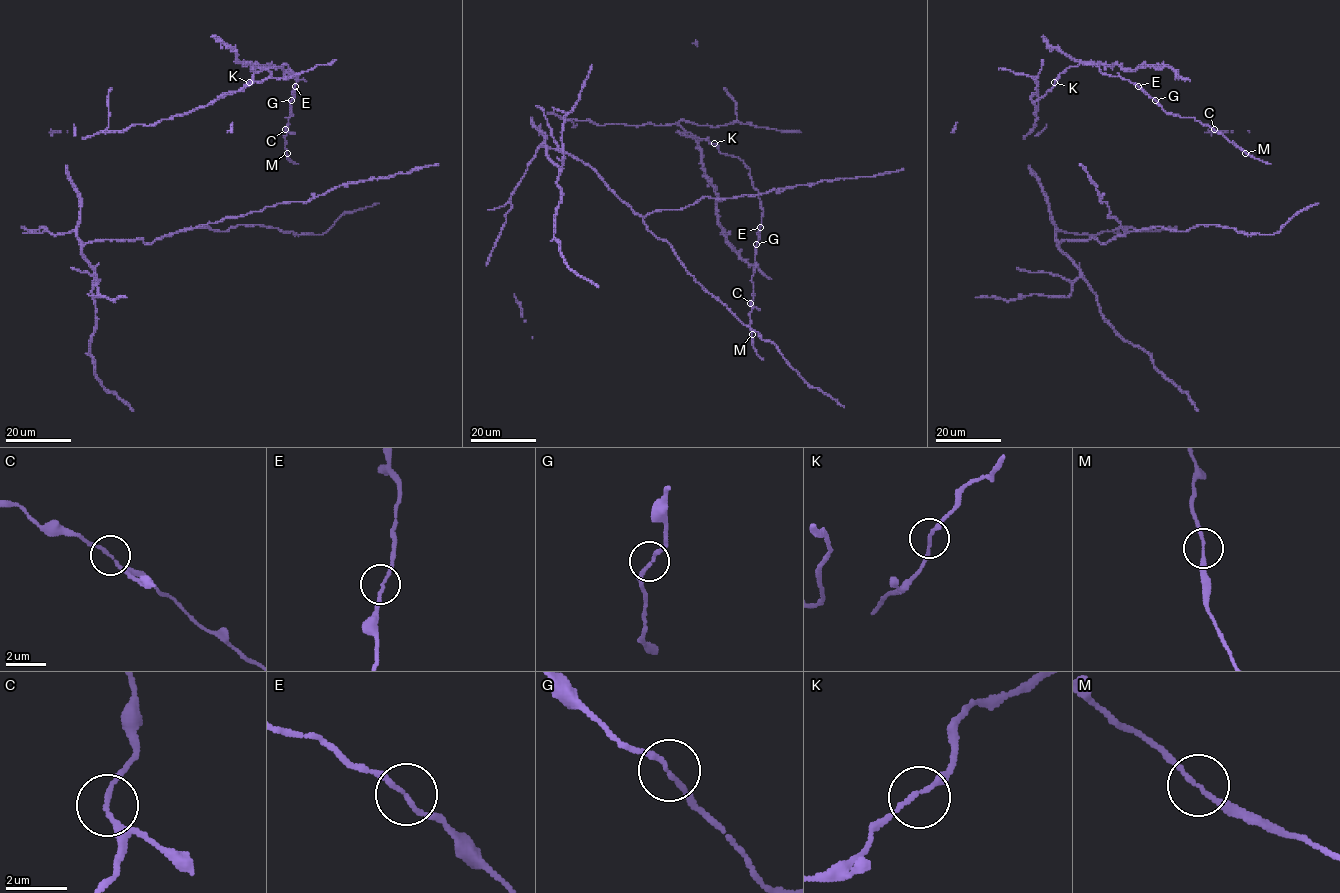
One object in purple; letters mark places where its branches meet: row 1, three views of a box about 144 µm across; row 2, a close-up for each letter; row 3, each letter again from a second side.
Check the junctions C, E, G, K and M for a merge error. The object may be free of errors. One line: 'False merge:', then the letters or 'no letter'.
False merge: no letter

